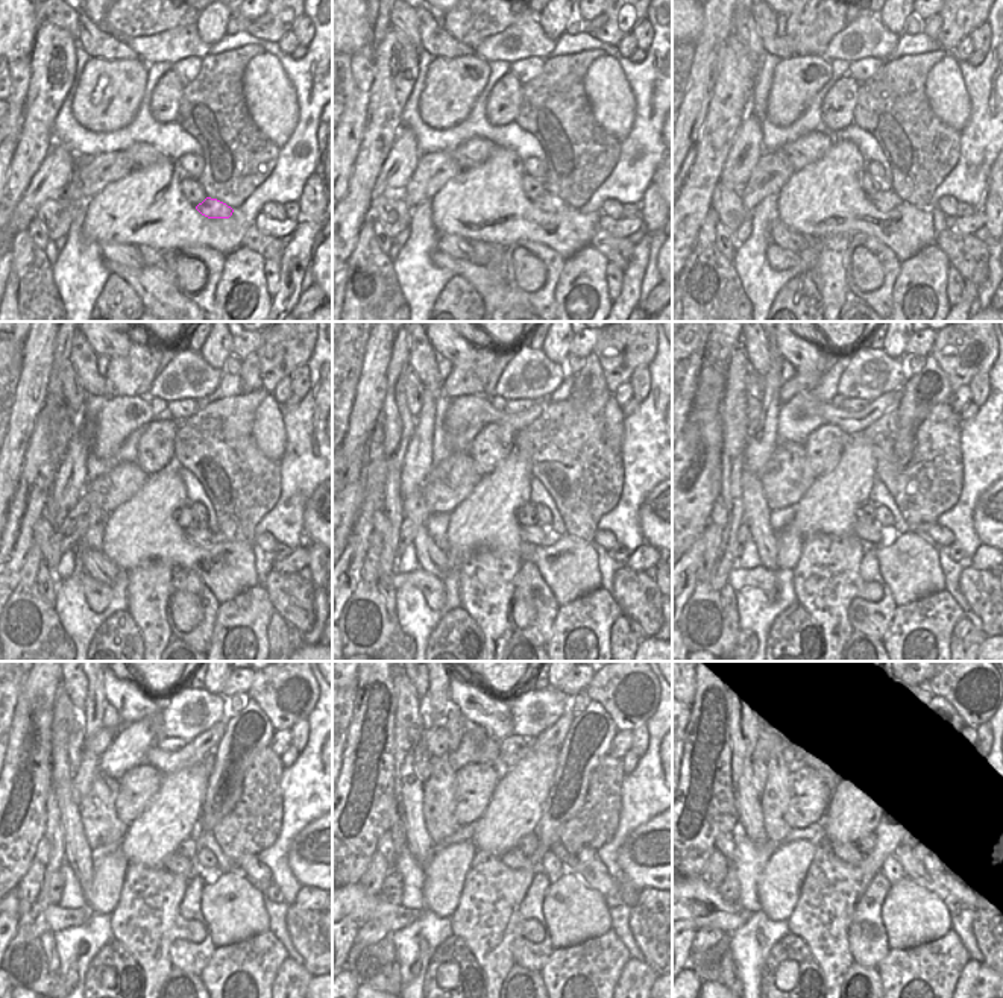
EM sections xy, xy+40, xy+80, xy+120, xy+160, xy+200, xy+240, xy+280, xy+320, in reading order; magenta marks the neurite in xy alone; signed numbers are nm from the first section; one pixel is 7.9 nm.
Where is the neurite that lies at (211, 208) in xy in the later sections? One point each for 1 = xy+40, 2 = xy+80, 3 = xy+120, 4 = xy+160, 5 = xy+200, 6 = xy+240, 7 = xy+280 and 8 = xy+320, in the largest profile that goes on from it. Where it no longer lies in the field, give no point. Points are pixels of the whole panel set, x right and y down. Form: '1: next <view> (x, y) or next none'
1: next xy+40 (547, 202)
2: next xy+80 (883, 200)
3: next xy+120 (202, 537)
4: next xy+160 (542, 536)
5: next xy+200 (871, 534)
6: next xy+240 (175, 863)
7: next xy+280 (513, 859)
8: next xy+320 (848, 853)

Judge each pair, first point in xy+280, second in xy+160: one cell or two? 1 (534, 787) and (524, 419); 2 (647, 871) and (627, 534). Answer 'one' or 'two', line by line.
1: two
2: two

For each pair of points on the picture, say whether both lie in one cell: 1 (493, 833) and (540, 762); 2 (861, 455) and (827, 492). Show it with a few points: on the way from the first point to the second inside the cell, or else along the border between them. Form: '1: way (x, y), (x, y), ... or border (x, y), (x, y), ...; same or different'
1: way (510, 815), (515, 810), (521, 790), (530, 780); same
2: way (855, 464), (836, 483); same

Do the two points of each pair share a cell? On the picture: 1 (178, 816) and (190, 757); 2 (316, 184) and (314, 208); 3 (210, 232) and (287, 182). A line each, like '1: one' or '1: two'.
1: two
2: one
3: two

